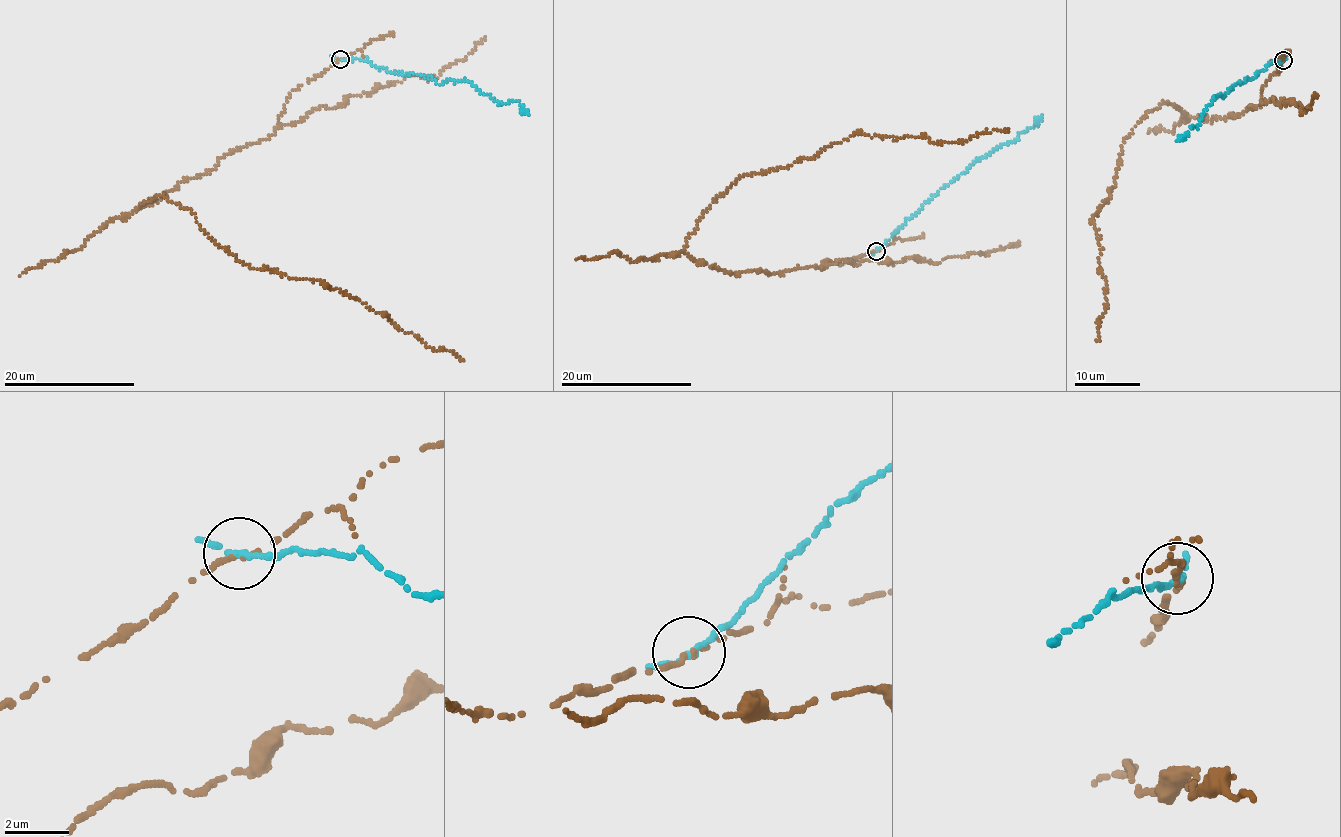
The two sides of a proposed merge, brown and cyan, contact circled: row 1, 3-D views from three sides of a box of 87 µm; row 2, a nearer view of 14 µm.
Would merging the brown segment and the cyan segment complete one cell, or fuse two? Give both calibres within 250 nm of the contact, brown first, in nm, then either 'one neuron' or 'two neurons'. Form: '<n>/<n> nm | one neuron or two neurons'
220/180 nm | one neuron

